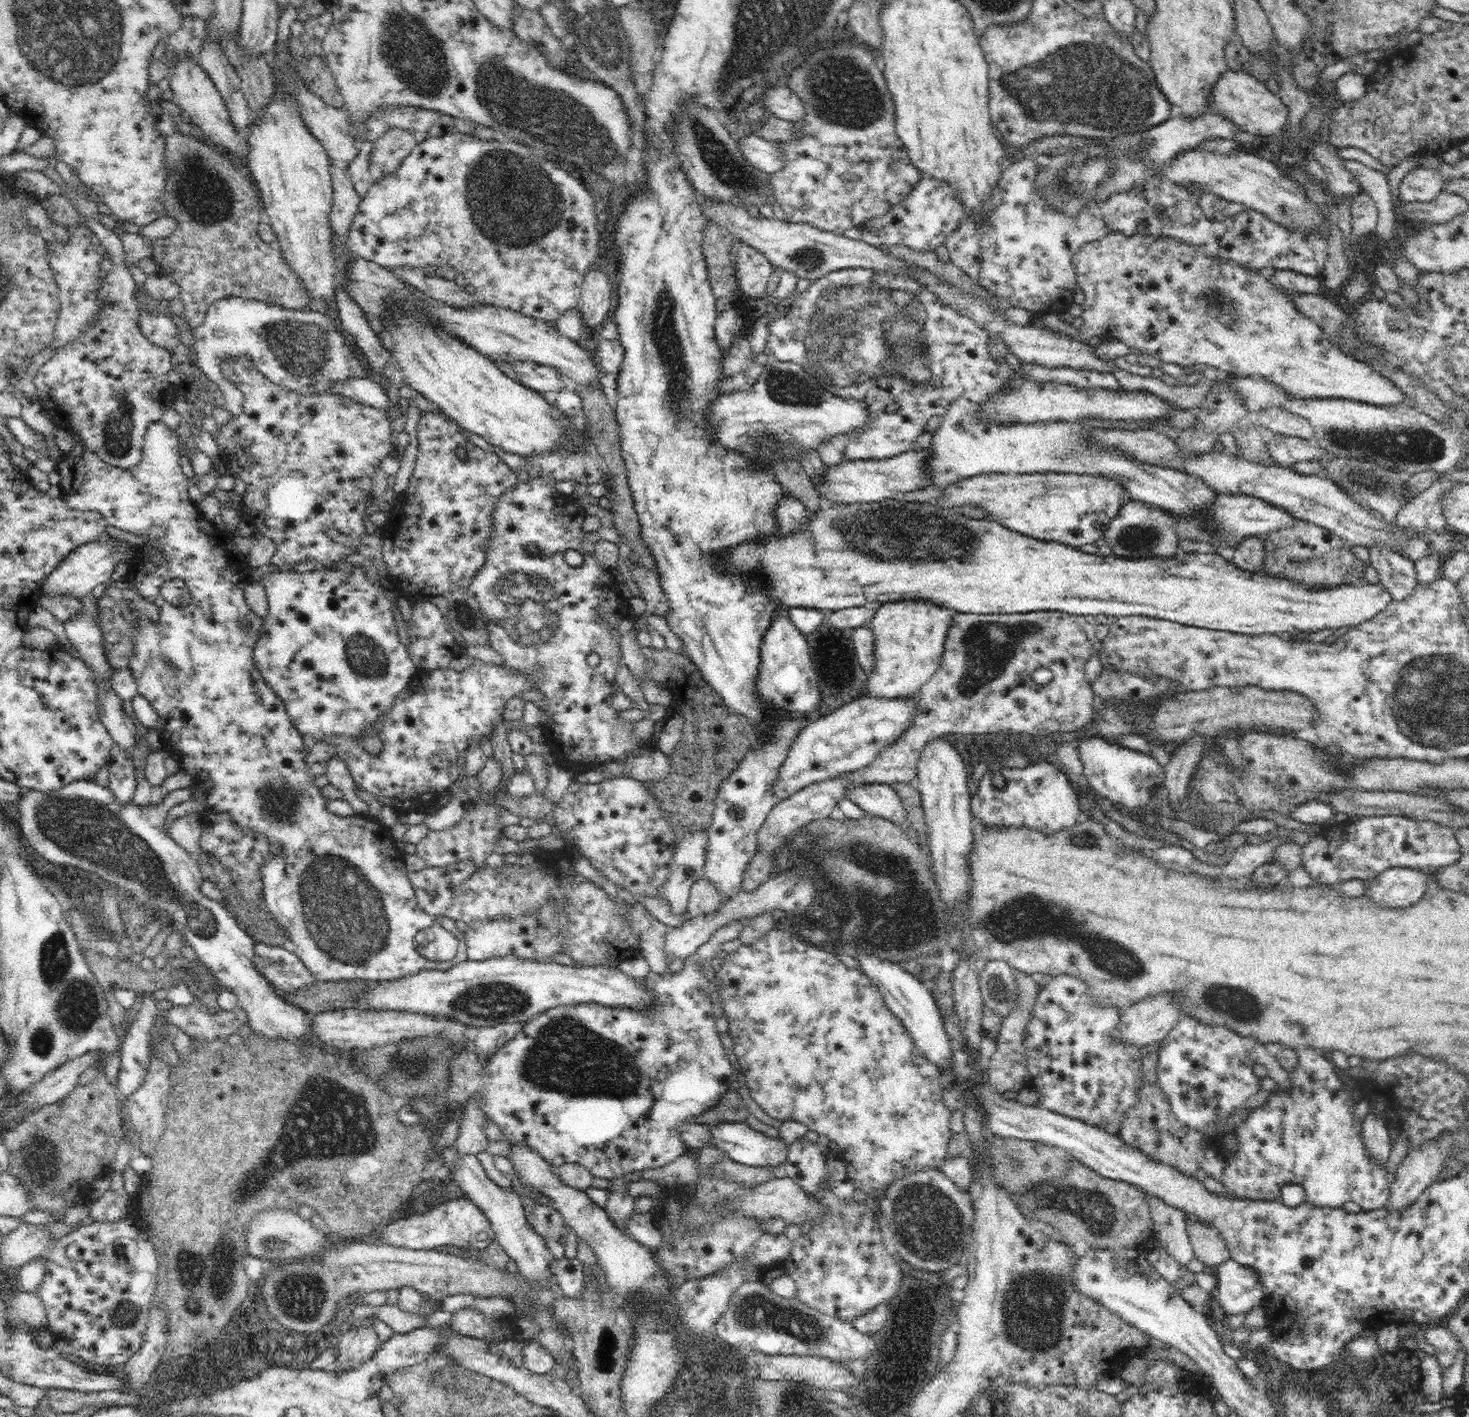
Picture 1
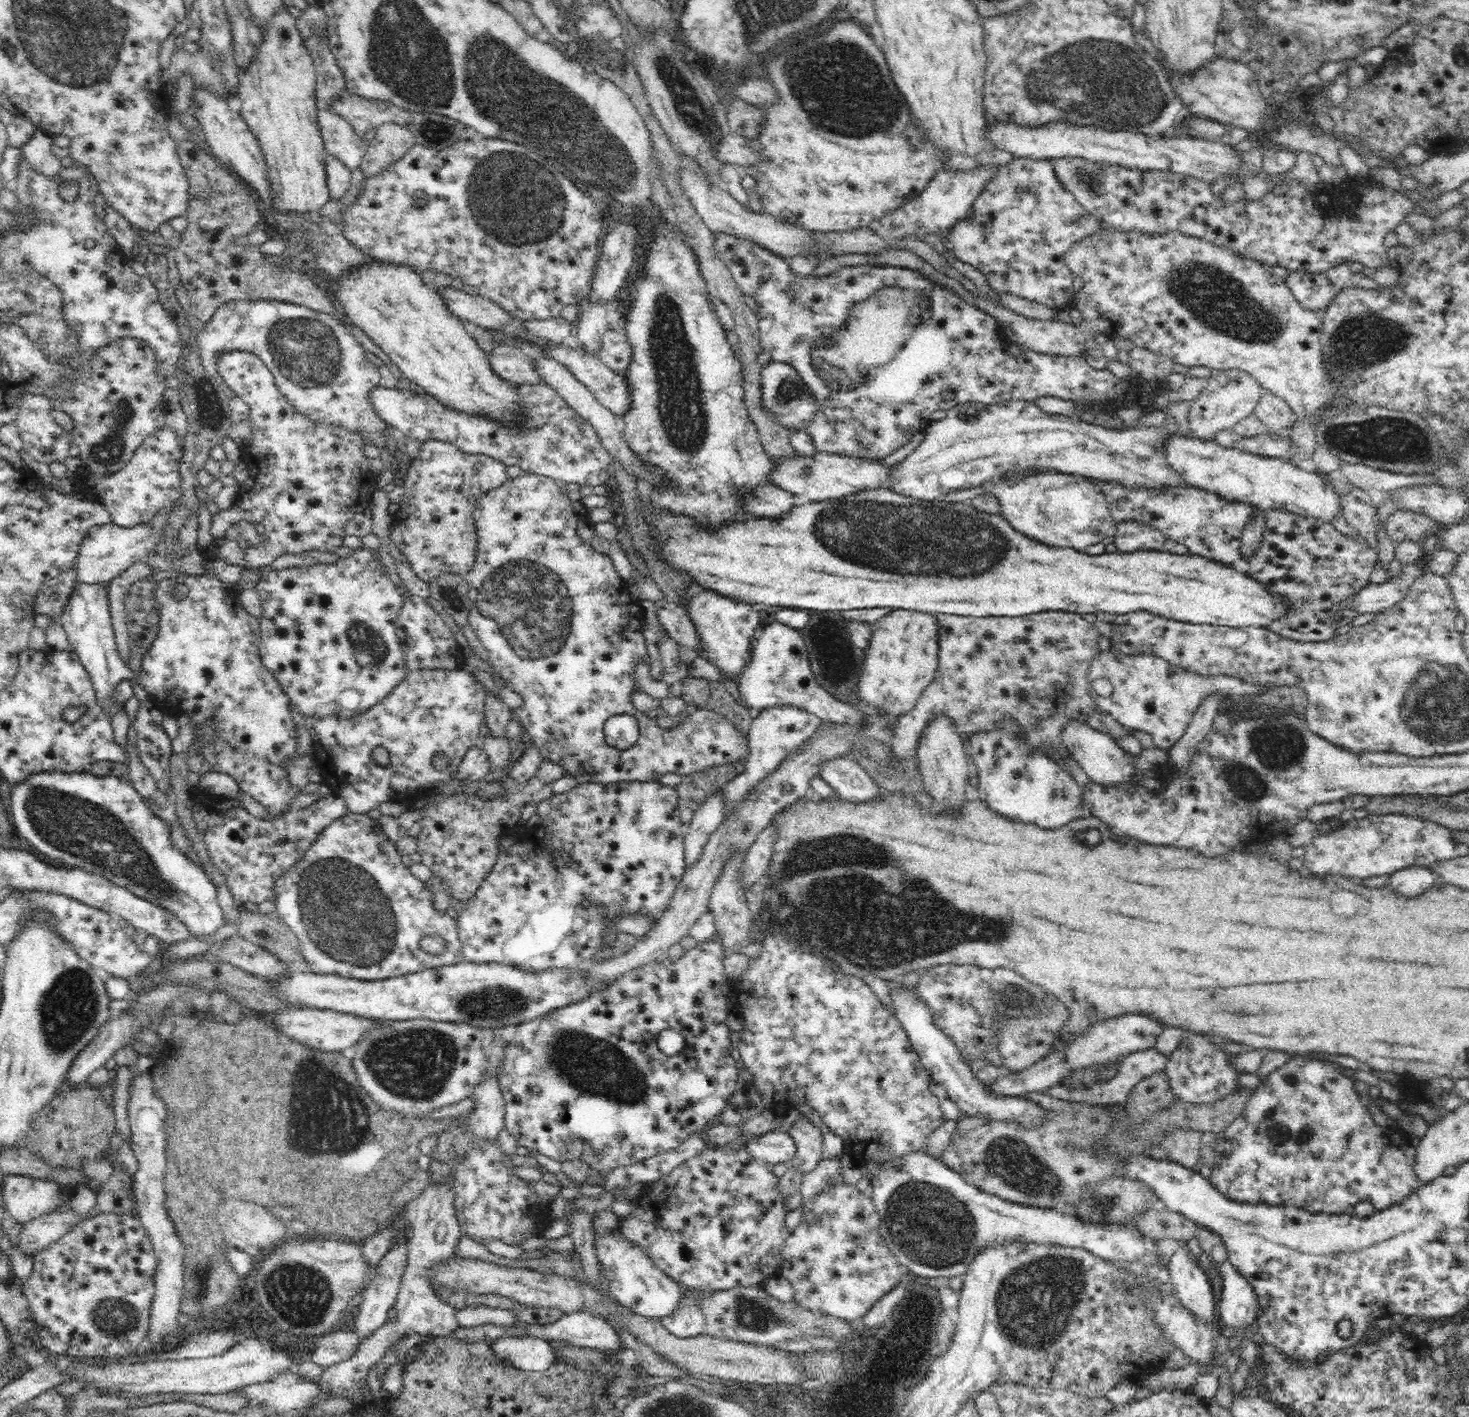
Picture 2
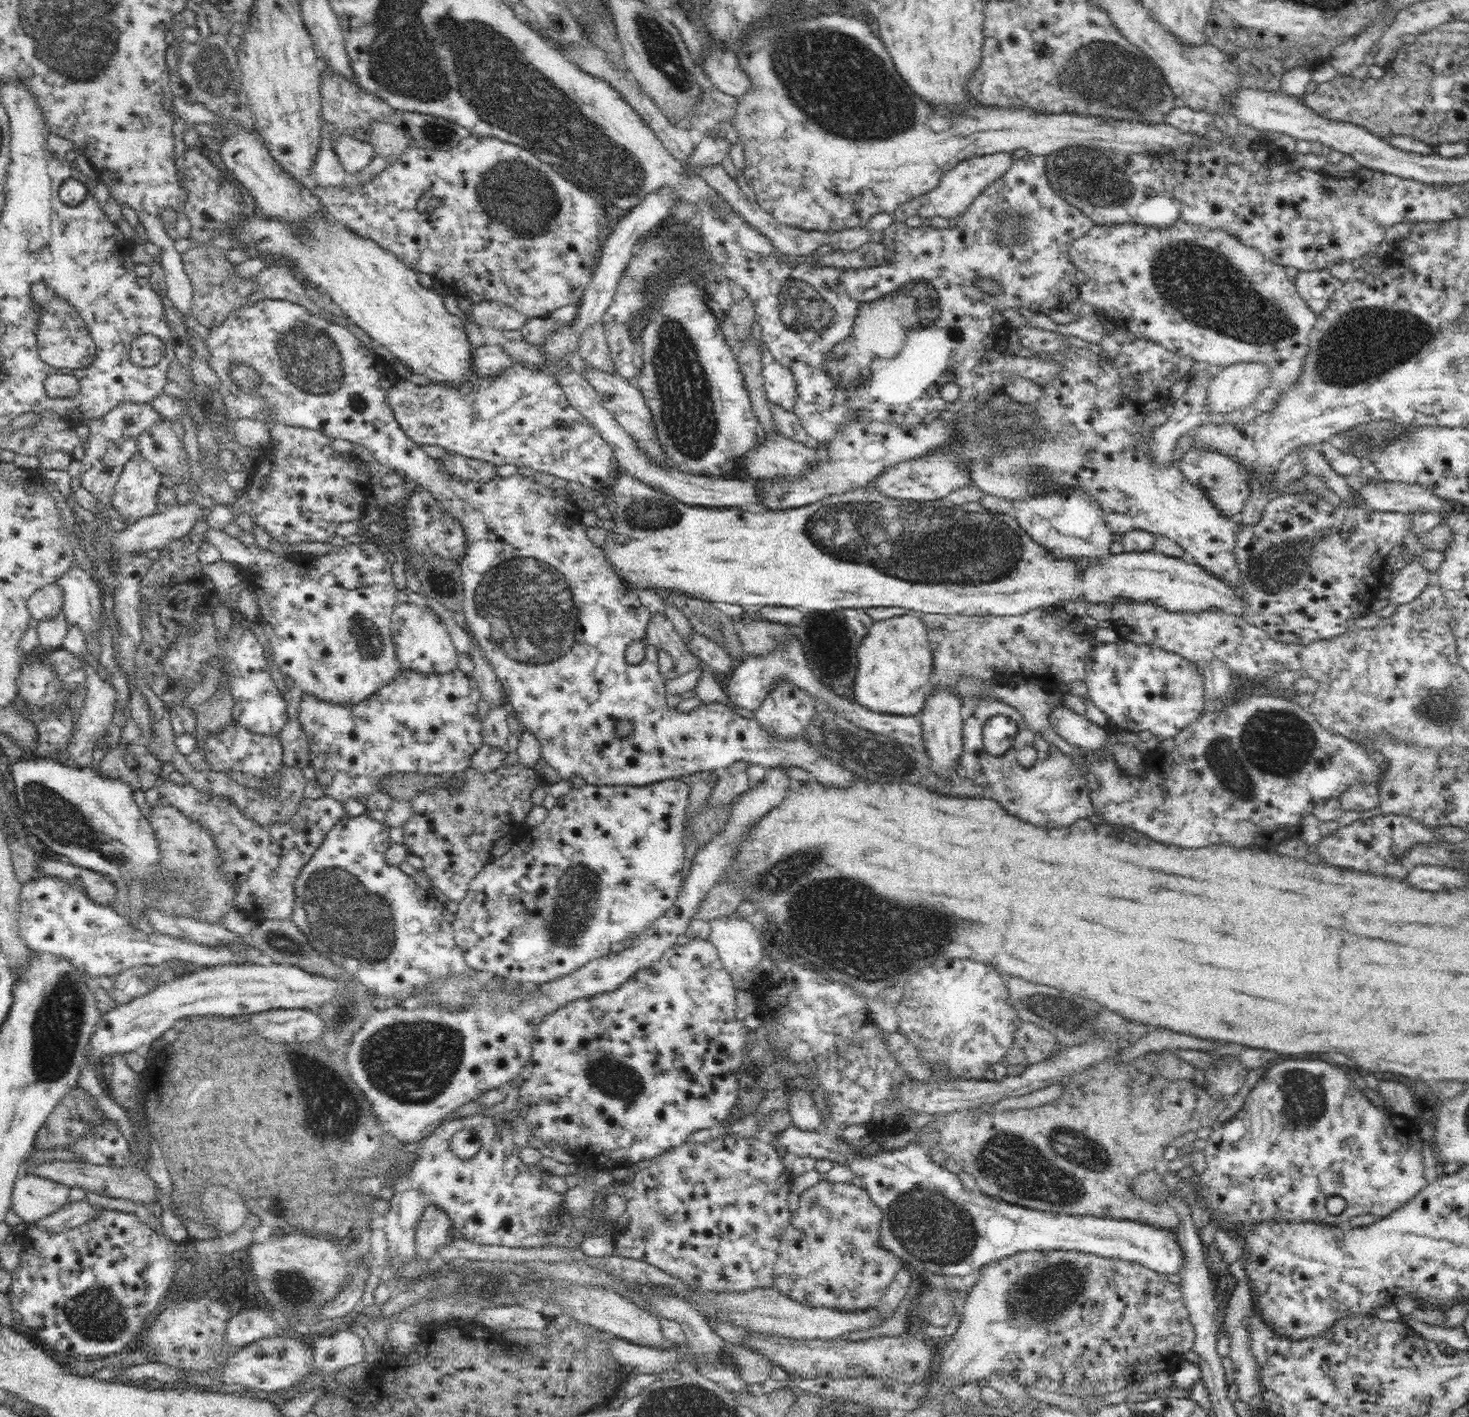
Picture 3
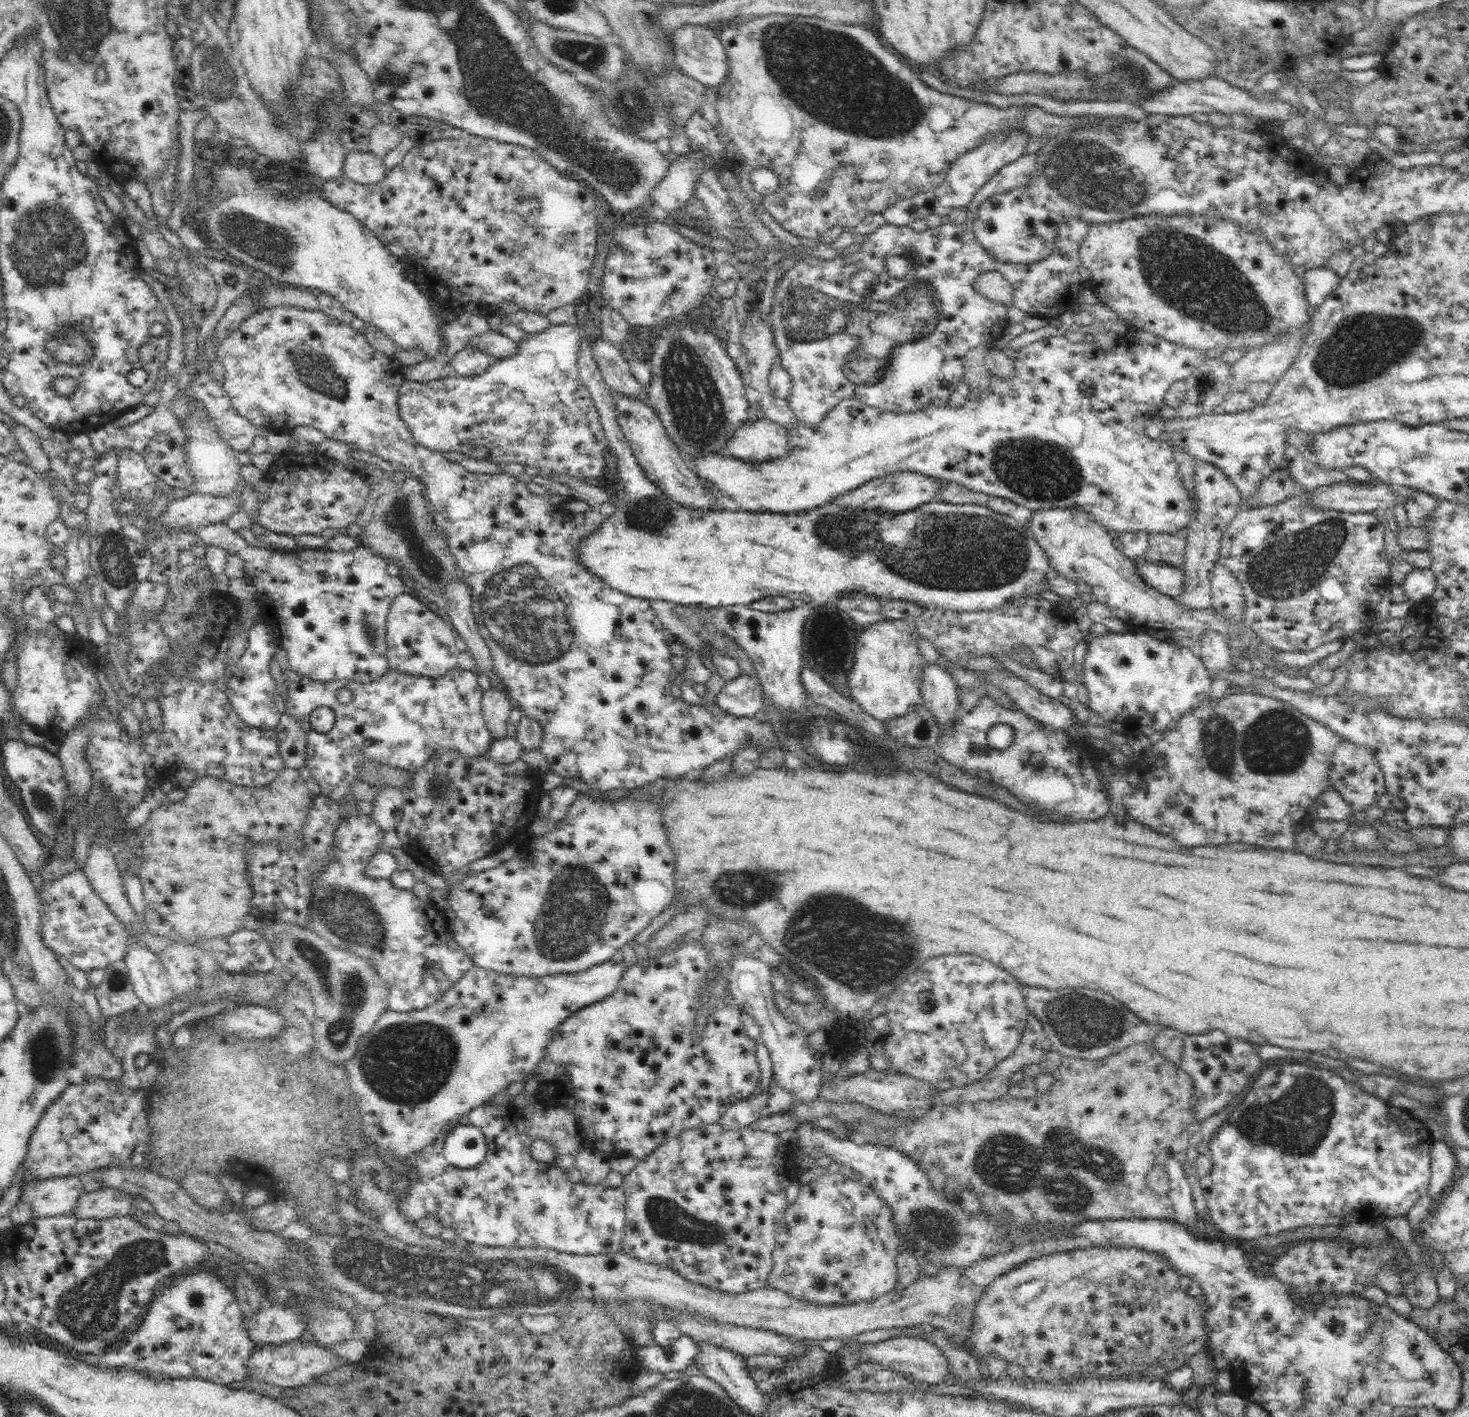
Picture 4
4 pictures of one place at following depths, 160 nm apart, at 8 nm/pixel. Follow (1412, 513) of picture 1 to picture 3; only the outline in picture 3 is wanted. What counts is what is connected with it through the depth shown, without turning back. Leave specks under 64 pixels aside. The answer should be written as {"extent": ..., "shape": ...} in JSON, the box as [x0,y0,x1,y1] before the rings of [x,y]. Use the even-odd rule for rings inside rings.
{"extent":[1234,490,1411,646],"shape":[[[1308,490],[1302,492],[1284,492],[1277,497],[1270,498],[1266,503],[1260,518],[1256,522],[1243,522],[1243,519],[1236,521],[1234,524],[1234,556],[1236,567],[1239,568],[1239,576],[1241,580],[1240,597],[1237,603],[1237,612],[1247,624],[1259,628],[1266,633],[1268,639],[1279,644],[1287,646],[1308,646],[1314,642],[1336,640],[1334,634],[1344,634],[1344,632],[1357,632],[1356,620],[1364,618],[1370,614],[1372,605],[1378,598],[1383,596],[1386,590],[1383,588],[1383,579],[1390,577],[1389,573],[1384,571],[1385,561],[1388,558],[1388,553],[1394,547],[1402,546],[1401,540],[1403,536],[1410,530],[1411,514],[1398,513],[1379,513],[1378,511],[1369,510],[1364,507],[1350,506],[1346,501],[1341,501],[1339,504],[1330,504],[1318,492],[1310,492]]]}

